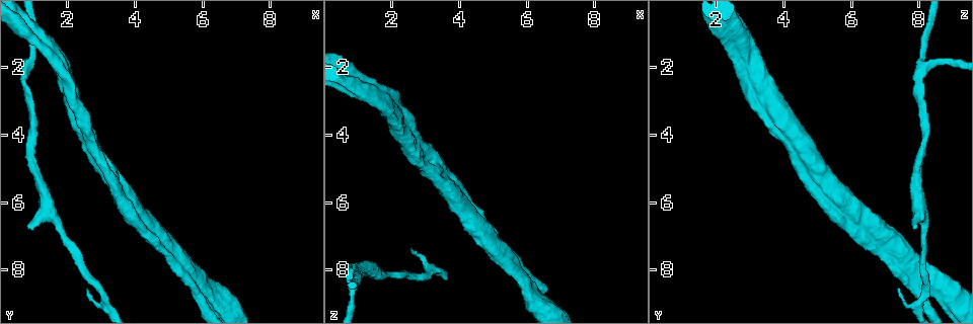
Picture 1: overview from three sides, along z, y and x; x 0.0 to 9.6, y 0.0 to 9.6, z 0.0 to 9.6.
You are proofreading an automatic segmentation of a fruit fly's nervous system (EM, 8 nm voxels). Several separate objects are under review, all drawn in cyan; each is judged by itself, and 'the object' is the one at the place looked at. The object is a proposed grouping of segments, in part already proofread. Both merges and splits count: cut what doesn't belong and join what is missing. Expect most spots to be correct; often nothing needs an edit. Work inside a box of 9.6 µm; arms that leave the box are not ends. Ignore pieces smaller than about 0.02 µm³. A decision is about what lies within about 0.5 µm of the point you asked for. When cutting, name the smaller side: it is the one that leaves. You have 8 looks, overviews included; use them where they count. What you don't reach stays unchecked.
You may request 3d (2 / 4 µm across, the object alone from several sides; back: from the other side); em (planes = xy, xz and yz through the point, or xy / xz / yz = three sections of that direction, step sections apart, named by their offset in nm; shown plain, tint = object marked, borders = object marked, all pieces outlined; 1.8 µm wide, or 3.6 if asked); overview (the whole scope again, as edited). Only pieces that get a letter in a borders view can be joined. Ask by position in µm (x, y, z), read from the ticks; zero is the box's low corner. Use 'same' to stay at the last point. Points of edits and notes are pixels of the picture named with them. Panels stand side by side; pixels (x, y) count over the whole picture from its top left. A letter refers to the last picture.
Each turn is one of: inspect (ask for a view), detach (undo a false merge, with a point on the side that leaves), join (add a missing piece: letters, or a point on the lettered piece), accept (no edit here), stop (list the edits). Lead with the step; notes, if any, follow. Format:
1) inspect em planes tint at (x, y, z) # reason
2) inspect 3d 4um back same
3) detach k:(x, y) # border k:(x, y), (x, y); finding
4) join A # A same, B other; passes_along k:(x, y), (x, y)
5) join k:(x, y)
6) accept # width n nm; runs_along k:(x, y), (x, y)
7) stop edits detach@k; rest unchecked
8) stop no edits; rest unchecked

inspect em planes plain at (0.55, 0.60, 2.40) # branch point

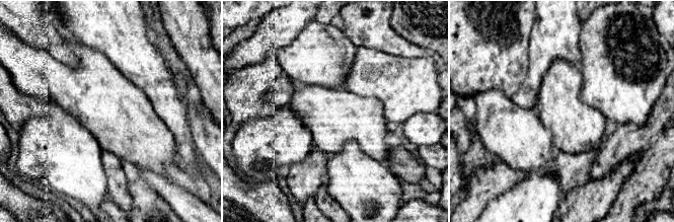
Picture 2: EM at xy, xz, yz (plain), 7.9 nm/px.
inspect em planes borders same

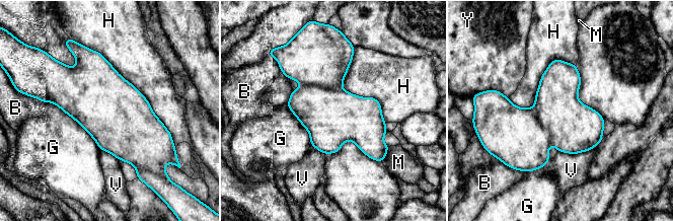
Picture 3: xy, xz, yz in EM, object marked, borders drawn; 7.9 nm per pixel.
accept # width 440 nm; B other, G other, H other, M other, V other, Y other; border 3:(85, 47), (144, 96), (172, 139); all the same cell

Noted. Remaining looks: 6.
inspect 3d 4um at (3.55, 5.50, 5.45) # arms part here

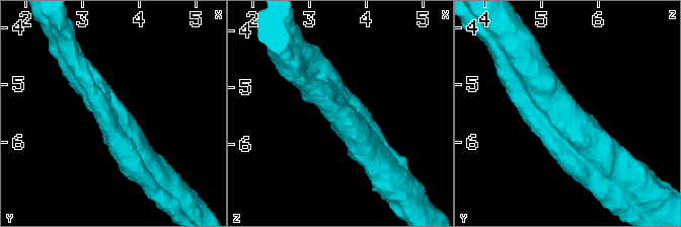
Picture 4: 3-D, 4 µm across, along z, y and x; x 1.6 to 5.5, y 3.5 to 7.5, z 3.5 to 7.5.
inspect em 3.6um planes plain at (3.50, 5.50, 5.45)

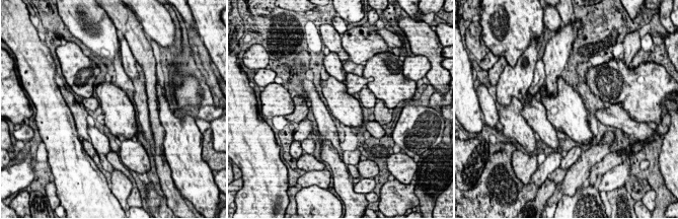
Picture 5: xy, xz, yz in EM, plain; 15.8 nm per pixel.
inspect em 3.6um planes borders same # see the neighbours

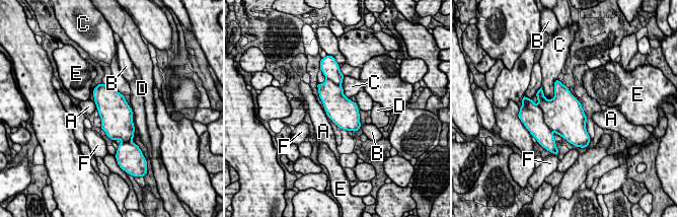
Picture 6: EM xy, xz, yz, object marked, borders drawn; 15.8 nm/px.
accept # width 460 nm; A other, B other, C other, D other, E other, F other; border 6:(557, 79), (553, 97), (546, 99); one cell here

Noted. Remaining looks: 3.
inspect 3d 4um back at (0.85, 6.75, 7.85)

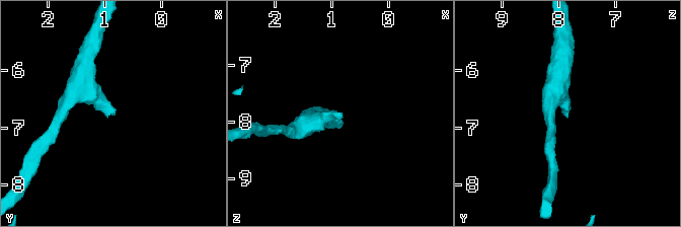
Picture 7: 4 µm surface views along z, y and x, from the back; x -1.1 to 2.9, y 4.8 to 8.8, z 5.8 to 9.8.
inspect em planes borders at (0.85, 6.80, 7.85) # now the EM

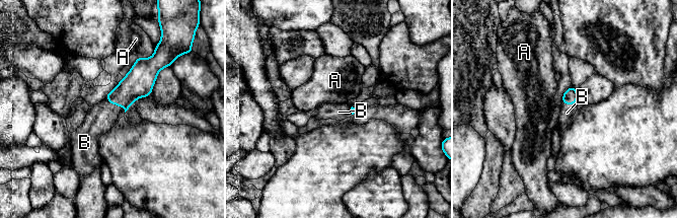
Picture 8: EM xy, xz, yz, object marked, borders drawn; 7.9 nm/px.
join B # A other, B same; passes_along 8:(139, 82), (117, 104), (100, 118); the cell continues

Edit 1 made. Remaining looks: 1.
stop edits join@8; rest unchecked

